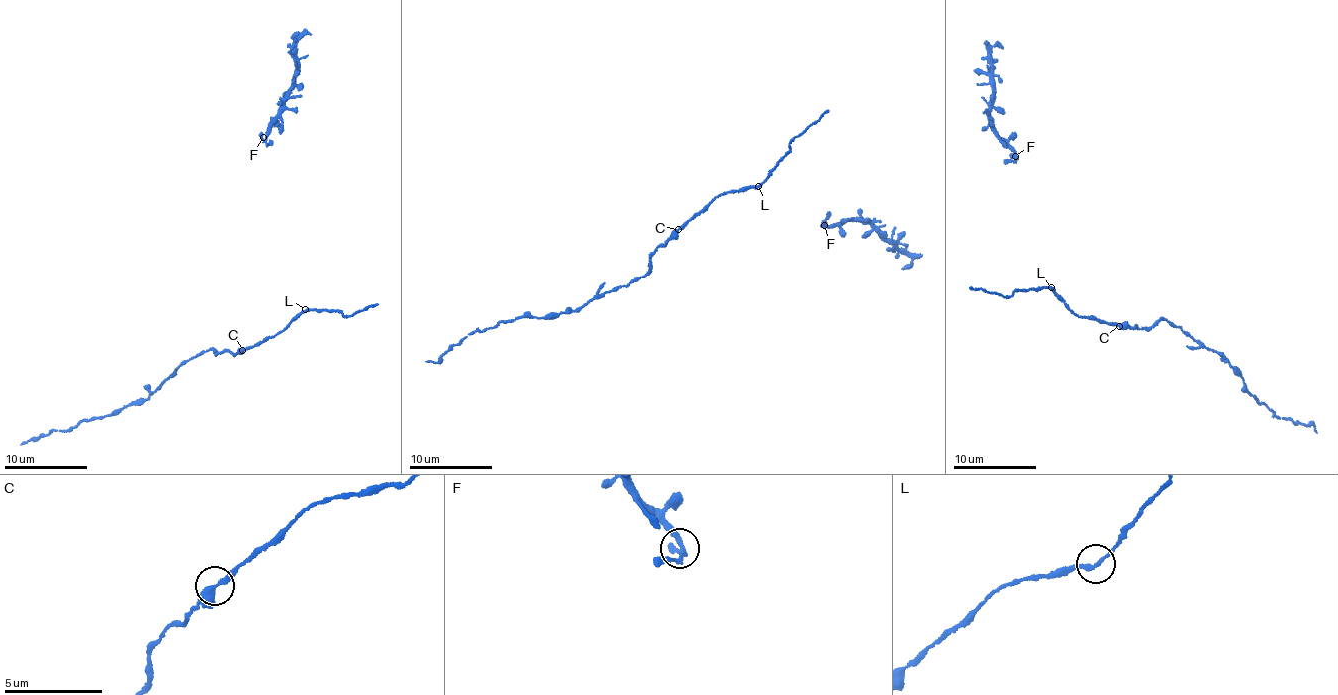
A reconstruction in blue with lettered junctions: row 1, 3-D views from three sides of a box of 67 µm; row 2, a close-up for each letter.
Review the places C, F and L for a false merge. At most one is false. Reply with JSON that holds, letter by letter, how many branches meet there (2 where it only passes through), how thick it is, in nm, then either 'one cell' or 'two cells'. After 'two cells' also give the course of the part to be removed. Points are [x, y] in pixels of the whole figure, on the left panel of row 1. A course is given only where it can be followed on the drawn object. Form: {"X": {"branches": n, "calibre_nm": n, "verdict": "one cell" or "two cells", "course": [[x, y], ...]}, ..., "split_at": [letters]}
{"C": {"branches": 2, "calibre_nm": 360, "verdict": "one cell"}, "F": {"branches": 2, "calibre_nm": 240, "verdict": "one cell"}, "L": {"branches": 2, "calibre_nm": 170, "verdict": "one cell"}, "split_at": []}

